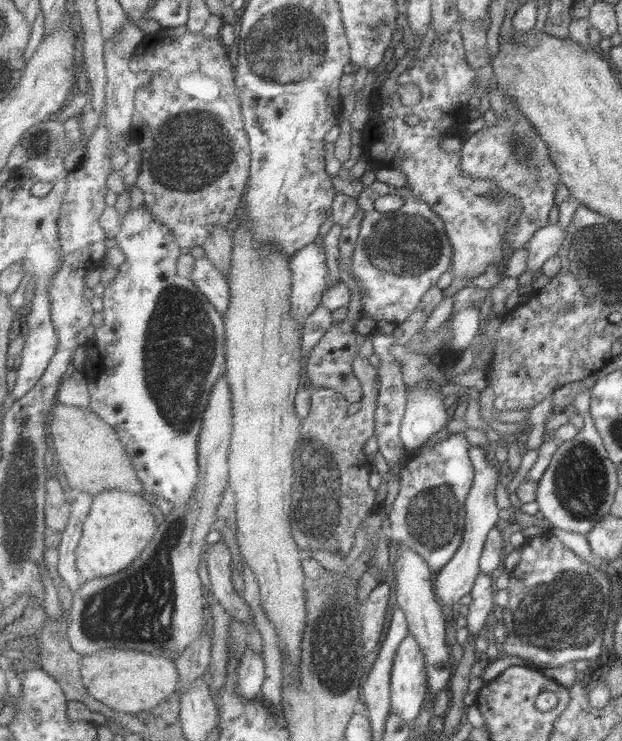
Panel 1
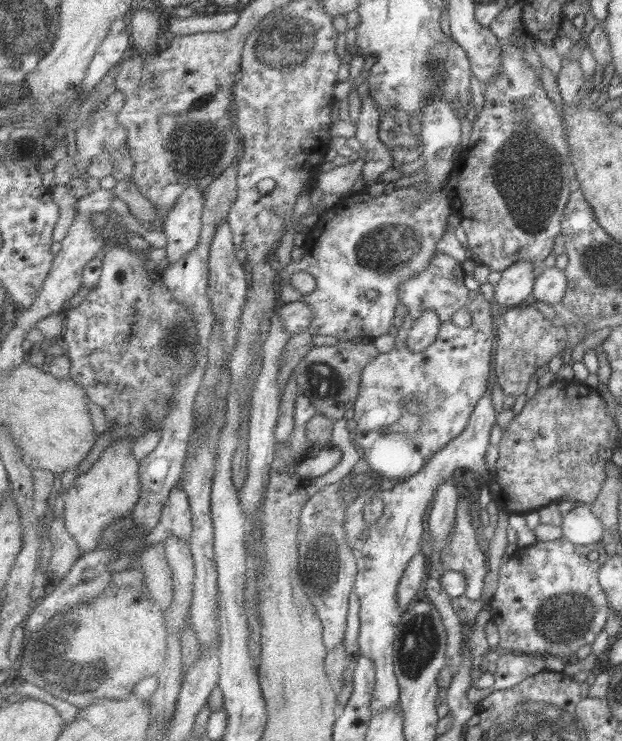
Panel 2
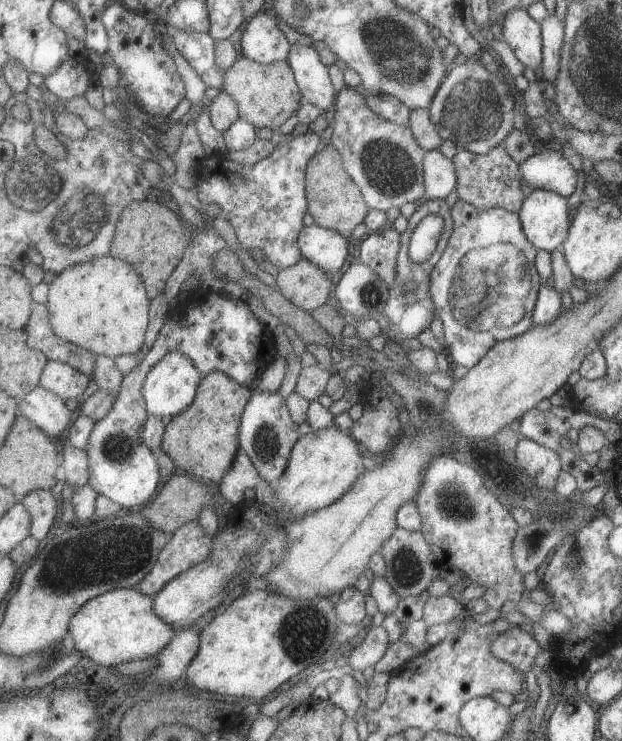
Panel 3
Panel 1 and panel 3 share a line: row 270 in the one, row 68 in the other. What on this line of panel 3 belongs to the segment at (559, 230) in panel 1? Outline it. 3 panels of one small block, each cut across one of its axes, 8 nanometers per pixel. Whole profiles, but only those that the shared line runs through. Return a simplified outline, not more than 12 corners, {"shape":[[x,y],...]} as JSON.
{"shape":[[513,9],[498,29],[515,58],[538,73],[540,24]]}

